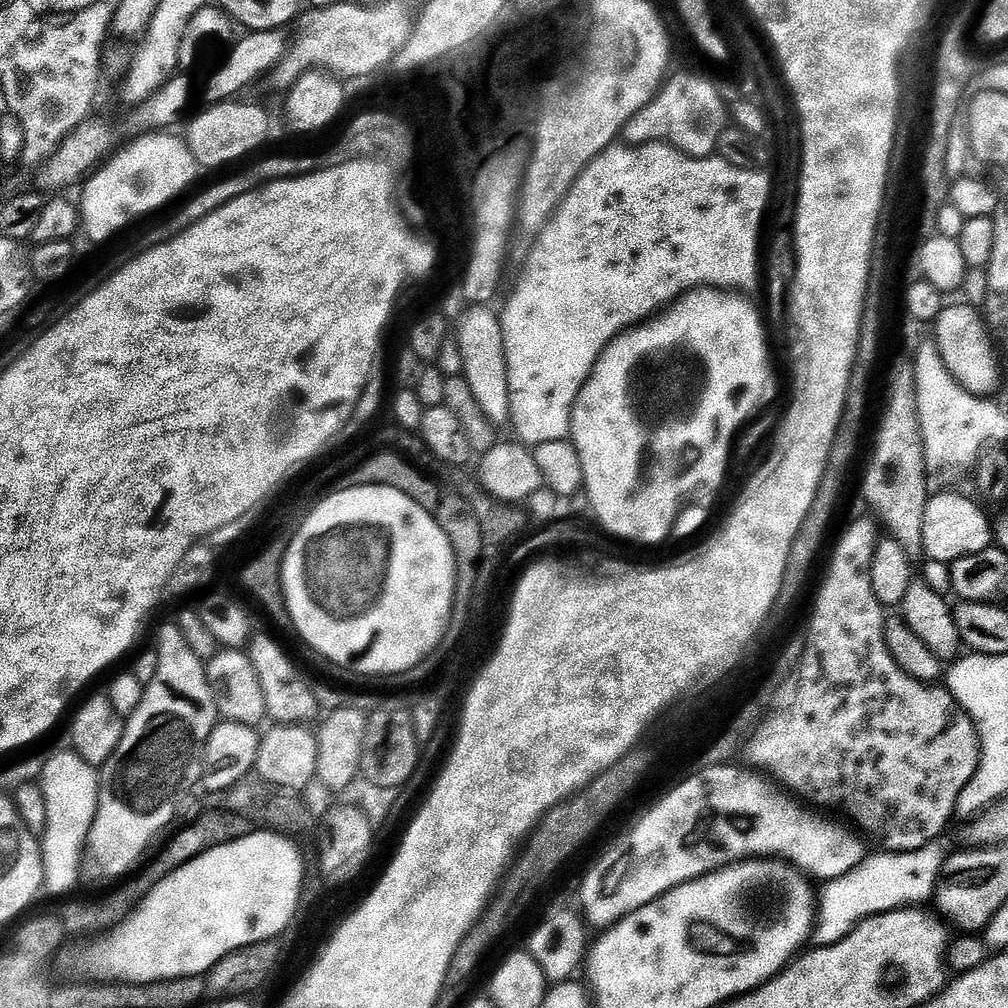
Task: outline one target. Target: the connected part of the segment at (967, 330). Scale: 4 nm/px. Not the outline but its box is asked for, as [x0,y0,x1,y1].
[934,302,1000,397]

